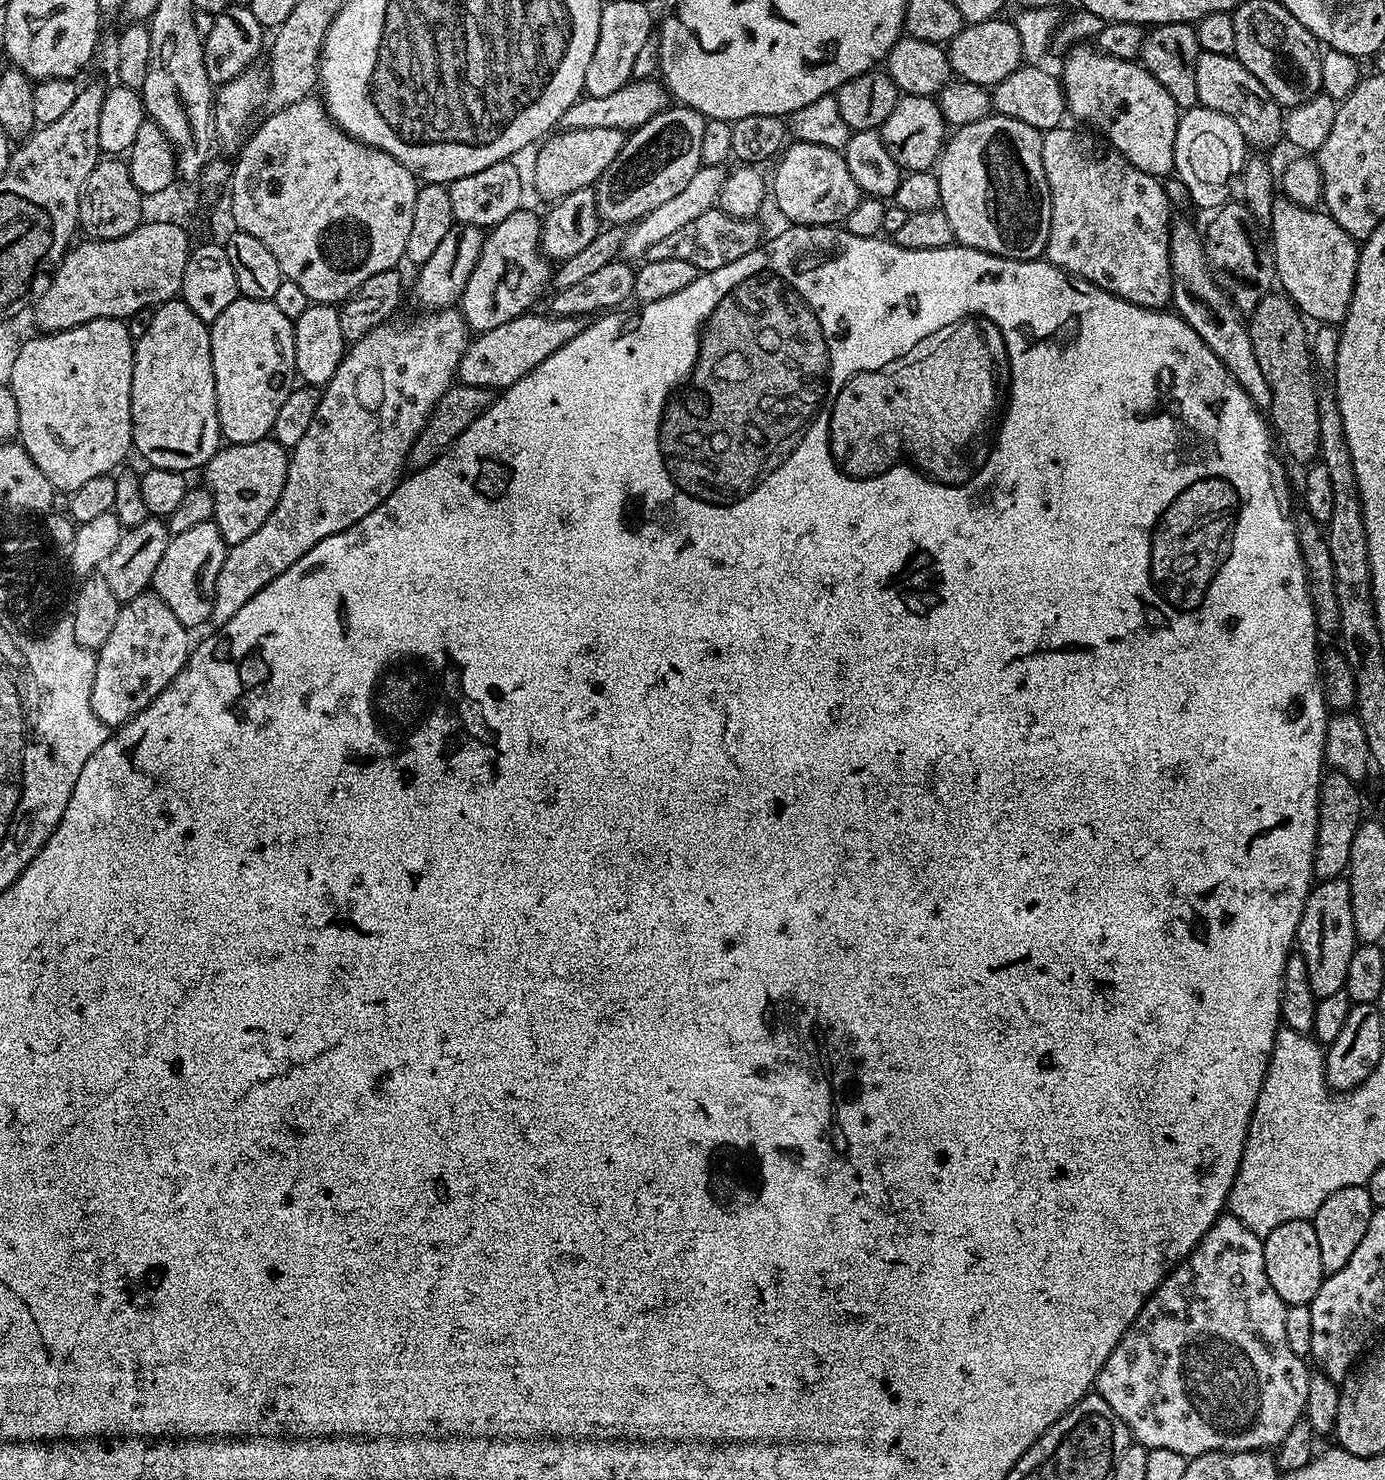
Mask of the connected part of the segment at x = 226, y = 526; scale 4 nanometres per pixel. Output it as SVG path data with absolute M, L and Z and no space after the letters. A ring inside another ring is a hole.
M265 438L258 442L228 444L216 449L203 469L203 483L214 498L212 520L218 526L225 544L231 546L246 542L278 506L286 486L289 449L277 440Z

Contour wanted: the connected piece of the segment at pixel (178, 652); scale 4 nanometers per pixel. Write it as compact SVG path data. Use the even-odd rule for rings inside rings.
M145 594L127 601L121 607L110 638L106 638L104 645L95 653L96 669L90 702L94 706L94 714L98 714L101 722L115 730L146 706L150 706L150 702L154 702L154 698L158 698L158 694L162 694L162 690L166 690L166 686L170 686L172 679L184 668L190 651L188 636L189 629L182 622L178 622L178 618L174 618L174 610L170 610L170 606L162 602L162 598L155 594Z

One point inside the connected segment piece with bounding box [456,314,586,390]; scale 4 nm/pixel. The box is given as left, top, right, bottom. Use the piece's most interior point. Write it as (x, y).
(495, 359)

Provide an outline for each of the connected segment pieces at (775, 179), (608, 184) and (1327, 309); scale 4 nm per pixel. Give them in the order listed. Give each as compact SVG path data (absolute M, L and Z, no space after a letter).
M792 142L783 149L775 164L776 173L770 176L770 196L776 199L777 210L793 225L839 225L862 198L858 182L854 182L846 166L843 151Z
M669 106L635 129L625 139L622 150L618 150L618 158L606 166L594 185L601 221L612 226L631 226L682 191L702 166L705 121L705 116L698 110Z
M1276 198L1270 223L1270 243L1272 257L1276 259L1276 280L1285 288L1281 289L1288 299L1309 321L1316 320L1317 325L1343 325L1350 310L1360 261L1358 241L1346 234L1327 211L1303 208L1294 201Z

